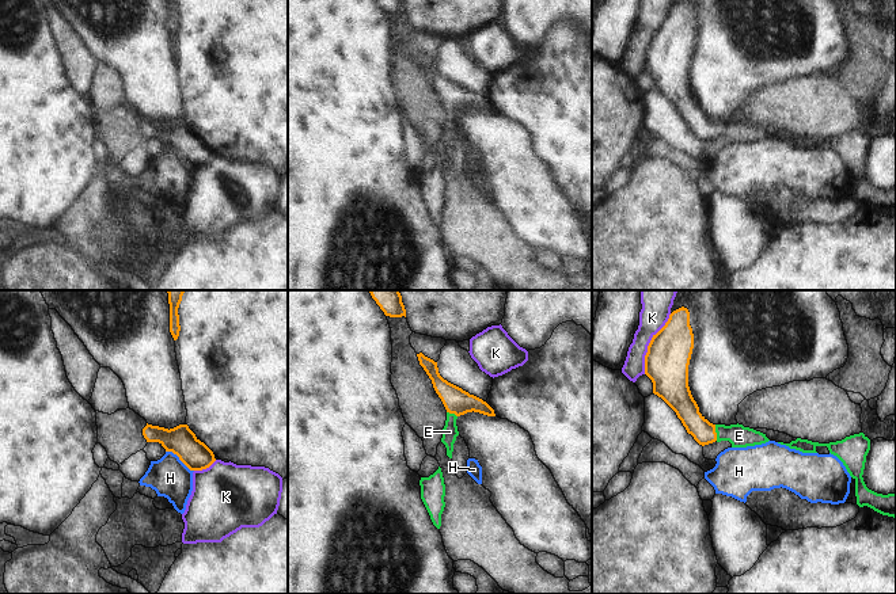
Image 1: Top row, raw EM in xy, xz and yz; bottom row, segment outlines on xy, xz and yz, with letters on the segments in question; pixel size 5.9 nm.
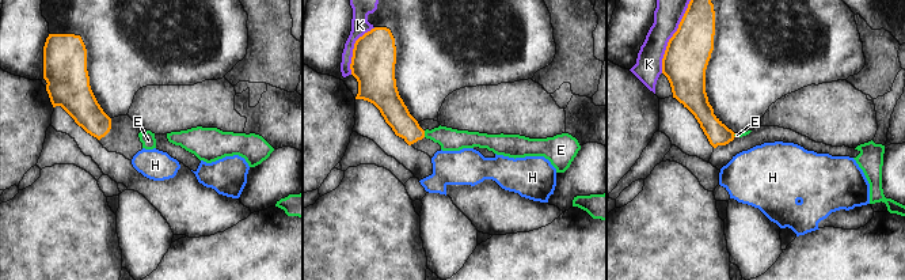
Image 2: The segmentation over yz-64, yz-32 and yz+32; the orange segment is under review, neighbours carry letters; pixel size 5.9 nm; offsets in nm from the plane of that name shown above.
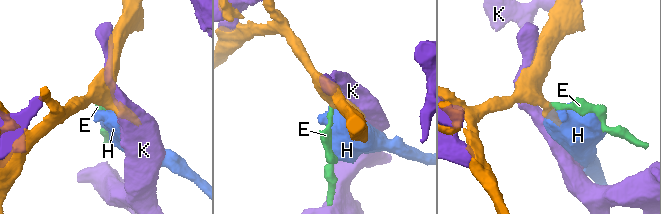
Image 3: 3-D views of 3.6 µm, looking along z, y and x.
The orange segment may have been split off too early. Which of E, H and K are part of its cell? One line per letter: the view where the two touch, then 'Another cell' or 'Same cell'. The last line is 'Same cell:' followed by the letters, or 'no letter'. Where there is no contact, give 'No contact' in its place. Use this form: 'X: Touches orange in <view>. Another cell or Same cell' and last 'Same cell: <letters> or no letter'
E: Touches orange in yz. Same cell
H: Touches orange in xy. Another cell
K: Touches orange in yz. Another cell
Same cell: E

